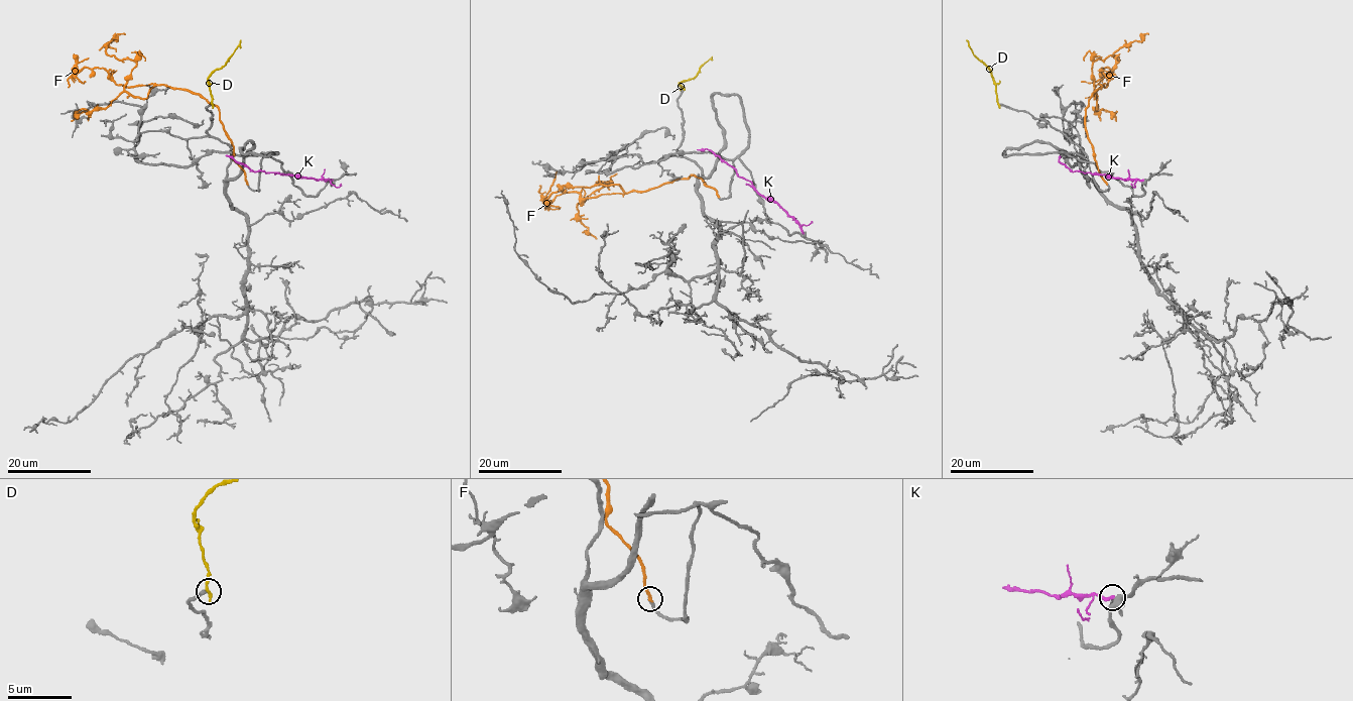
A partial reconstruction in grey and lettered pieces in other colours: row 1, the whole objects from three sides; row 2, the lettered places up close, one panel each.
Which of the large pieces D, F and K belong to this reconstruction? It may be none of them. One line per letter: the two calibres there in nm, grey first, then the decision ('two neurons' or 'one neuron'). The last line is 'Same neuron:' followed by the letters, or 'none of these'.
D: 200 nm thick on the grey side, 300 nm on the other; two neurons
F: 200 nm thick on the grey side, 240 nm on the other; one neuron
K: 440 nm thick on the grey side, 260 nm on the other; two neurons
Same neuron: F

